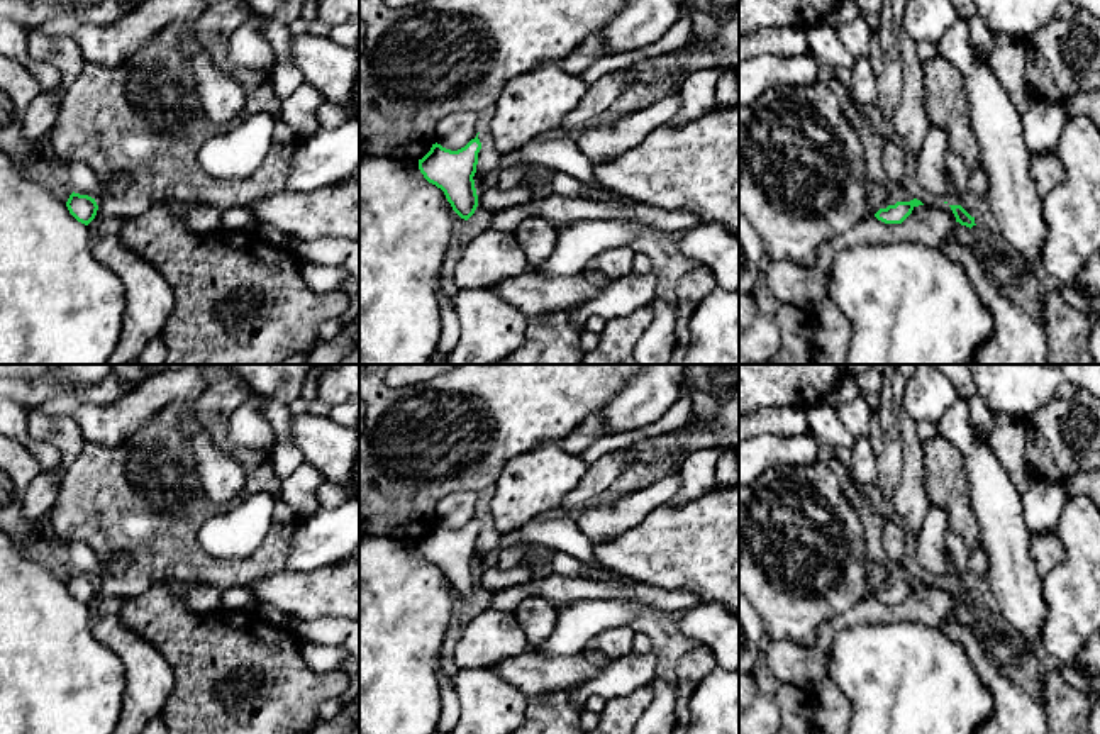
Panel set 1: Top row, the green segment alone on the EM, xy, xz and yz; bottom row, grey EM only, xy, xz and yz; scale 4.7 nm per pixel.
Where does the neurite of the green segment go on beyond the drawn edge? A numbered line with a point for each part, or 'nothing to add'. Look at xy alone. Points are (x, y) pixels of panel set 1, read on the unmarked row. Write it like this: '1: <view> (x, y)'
nothing to add

